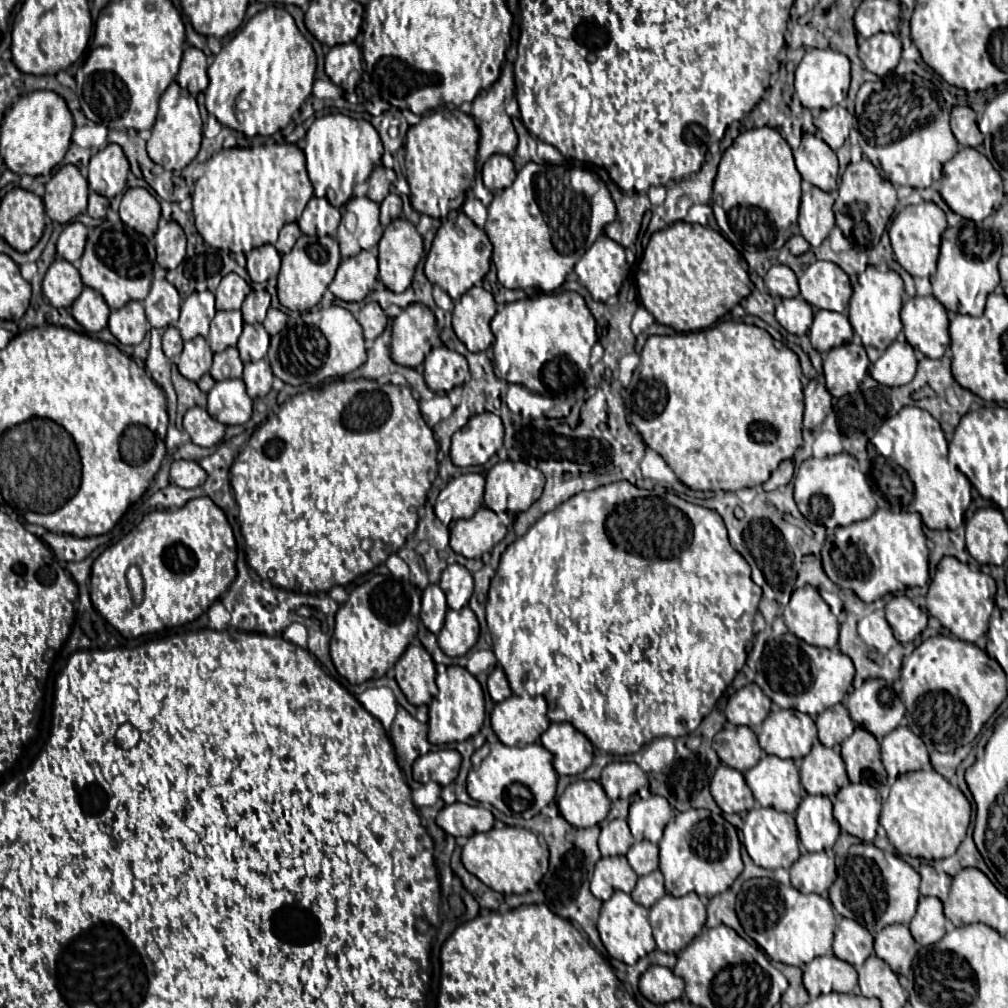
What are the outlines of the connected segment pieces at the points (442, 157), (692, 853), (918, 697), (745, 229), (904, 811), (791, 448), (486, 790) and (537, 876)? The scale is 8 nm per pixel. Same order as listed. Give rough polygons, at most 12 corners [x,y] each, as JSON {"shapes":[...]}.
{"shapes":[[[440,107],[406,134],[418,213],[444,219],[474,183],[478,127]],[[708,809],[666,825],[666,891],[714,897],[742,873],[736,829]],[[958,637],[904,659],[908,727],[968,745],[1006,699],[998,661]],[[776,129],[740,133],[712,205],[742,251],[782,249],[802,195]],[[936,771],[900,775],[880,825],[900,855],[944,859],[970,801]],[[754,325],[652,335],[626,403],[690,489],[802,445],[798,355]],[[486,743],[472,755],[468,795],[534,817],[556,795],[540,743]],[[532,831],[472,835],[462,863],[504,895],[534,889],[548,855]]]}

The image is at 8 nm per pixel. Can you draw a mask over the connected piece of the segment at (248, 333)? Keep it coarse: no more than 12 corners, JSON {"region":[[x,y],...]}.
{"region":[[260,323],[244,325],[240,359],[266,357],[270,335]]}

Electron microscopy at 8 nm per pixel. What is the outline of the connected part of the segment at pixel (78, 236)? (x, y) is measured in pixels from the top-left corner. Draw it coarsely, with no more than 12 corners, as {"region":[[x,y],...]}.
{"region":[[68,223],[58,237],[58,255],[76,263],[86,245],[86,227]]}

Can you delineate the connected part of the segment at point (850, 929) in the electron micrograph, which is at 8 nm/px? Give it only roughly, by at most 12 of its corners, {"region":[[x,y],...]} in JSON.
{"region":[[852,919],[834,933],[834,953],[856,969],[874,953],[872,935]]}

